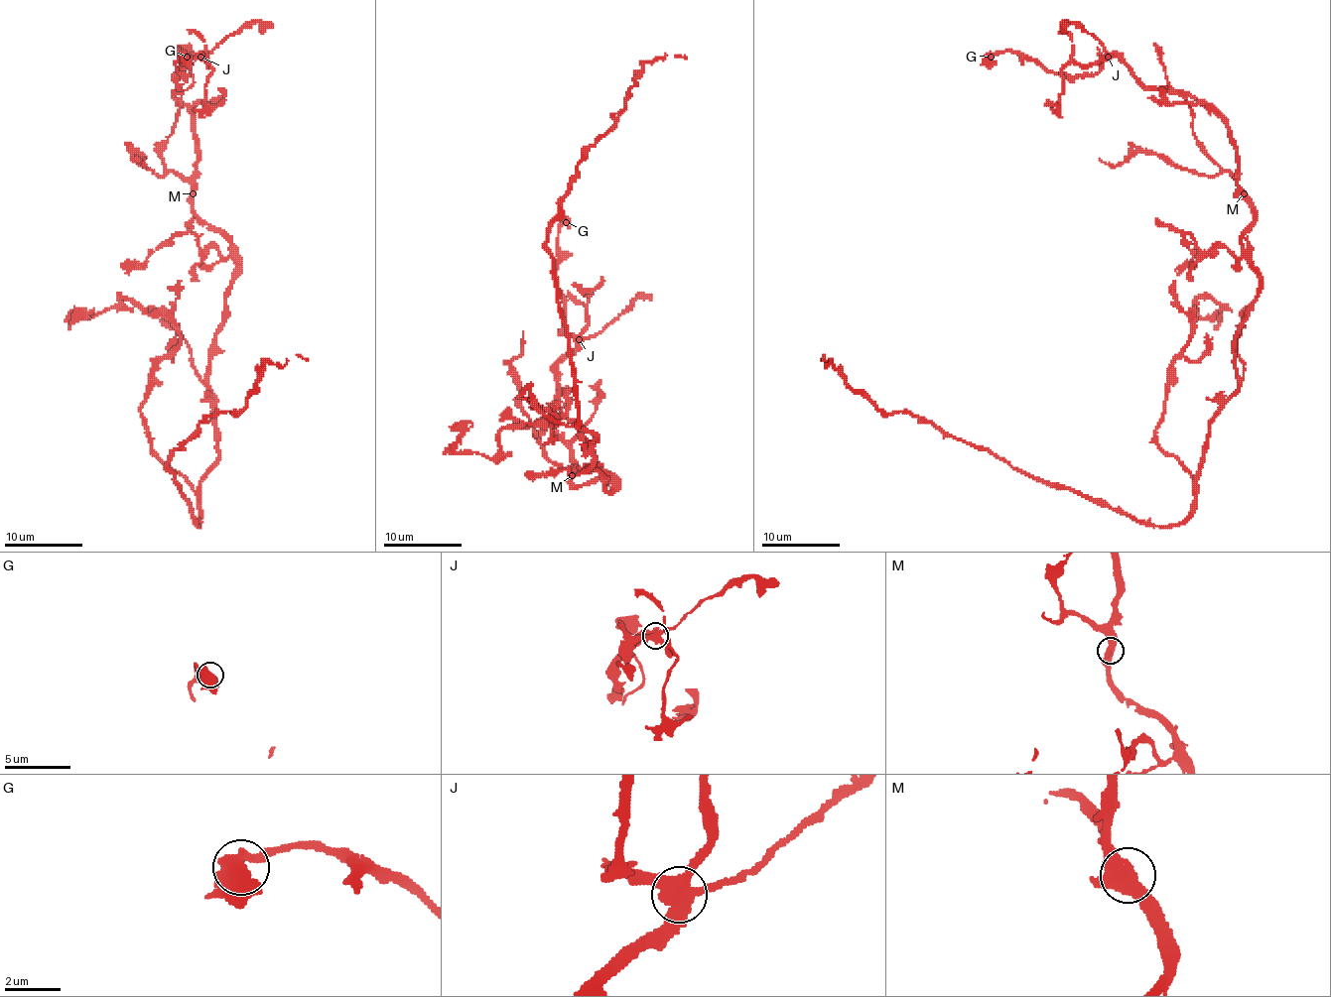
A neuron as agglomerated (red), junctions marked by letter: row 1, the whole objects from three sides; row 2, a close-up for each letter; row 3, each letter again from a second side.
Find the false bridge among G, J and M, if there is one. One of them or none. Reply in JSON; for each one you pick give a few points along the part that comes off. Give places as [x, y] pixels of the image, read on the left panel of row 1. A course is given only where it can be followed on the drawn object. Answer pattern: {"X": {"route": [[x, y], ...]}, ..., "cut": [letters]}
{"cut": []}

